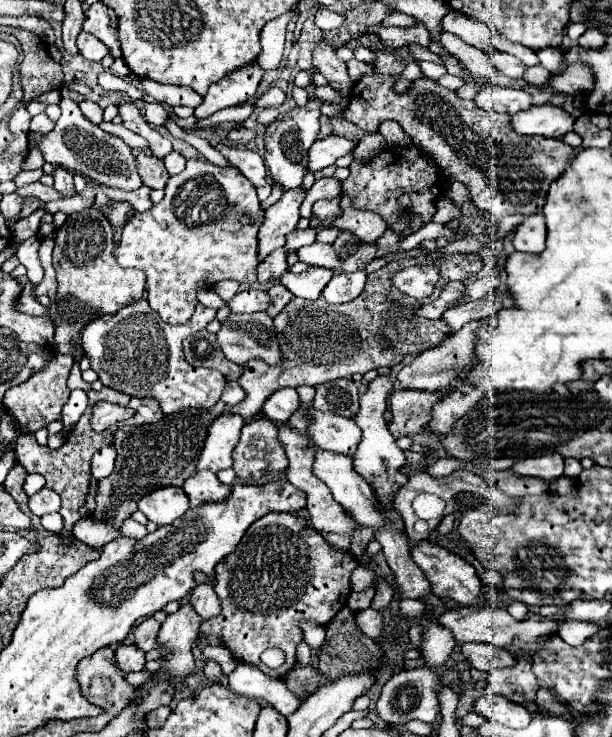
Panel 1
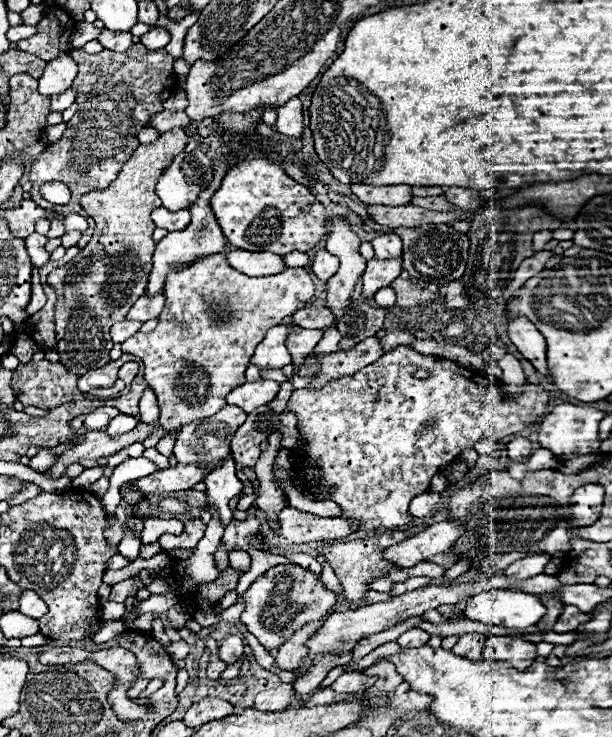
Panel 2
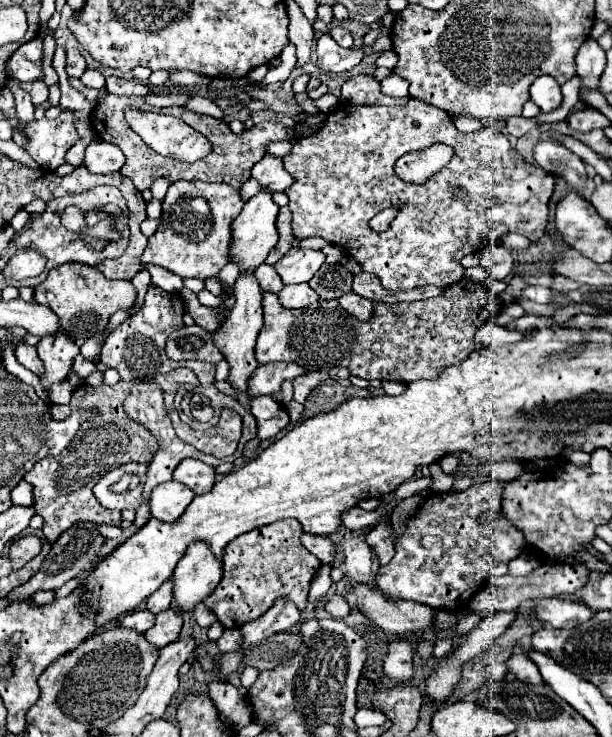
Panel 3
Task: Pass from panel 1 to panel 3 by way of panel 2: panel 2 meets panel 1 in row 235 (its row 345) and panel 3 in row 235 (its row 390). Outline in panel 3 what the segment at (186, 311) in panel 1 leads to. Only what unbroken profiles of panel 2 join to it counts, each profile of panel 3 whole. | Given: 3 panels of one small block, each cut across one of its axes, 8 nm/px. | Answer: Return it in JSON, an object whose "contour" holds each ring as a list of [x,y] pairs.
{"contour":[[[174,182],[162,202],[162,220],[148,246],[142,260],[148,264],[158,264],[178,274],[180,278],[216,278],[220,268],[228,262],[230,246],[230,224],[242,212],[240,192],[228,184],[204,184],[204,182]]]}

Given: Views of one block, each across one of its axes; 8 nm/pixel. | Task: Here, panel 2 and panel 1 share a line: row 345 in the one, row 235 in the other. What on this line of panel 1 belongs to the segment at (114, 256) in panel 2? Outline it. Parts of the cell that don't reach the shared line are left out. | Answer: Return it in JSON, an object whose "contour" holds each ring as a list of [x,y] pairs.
{"contour":[[[84,210],[80,214],[70,214],[68,220],[56,230],[54,246],[54,270],[58,278],[58,302],[48,308],[56,322],[54,346],[60,354],[76,356],[72,342],[80,342],[80,328],[102,314],[114,314],[116,310],[138,302],[144,294],[144,272],[136,268],[120,268],[112,254],[114,240],[108,218],[96,210]]]}

